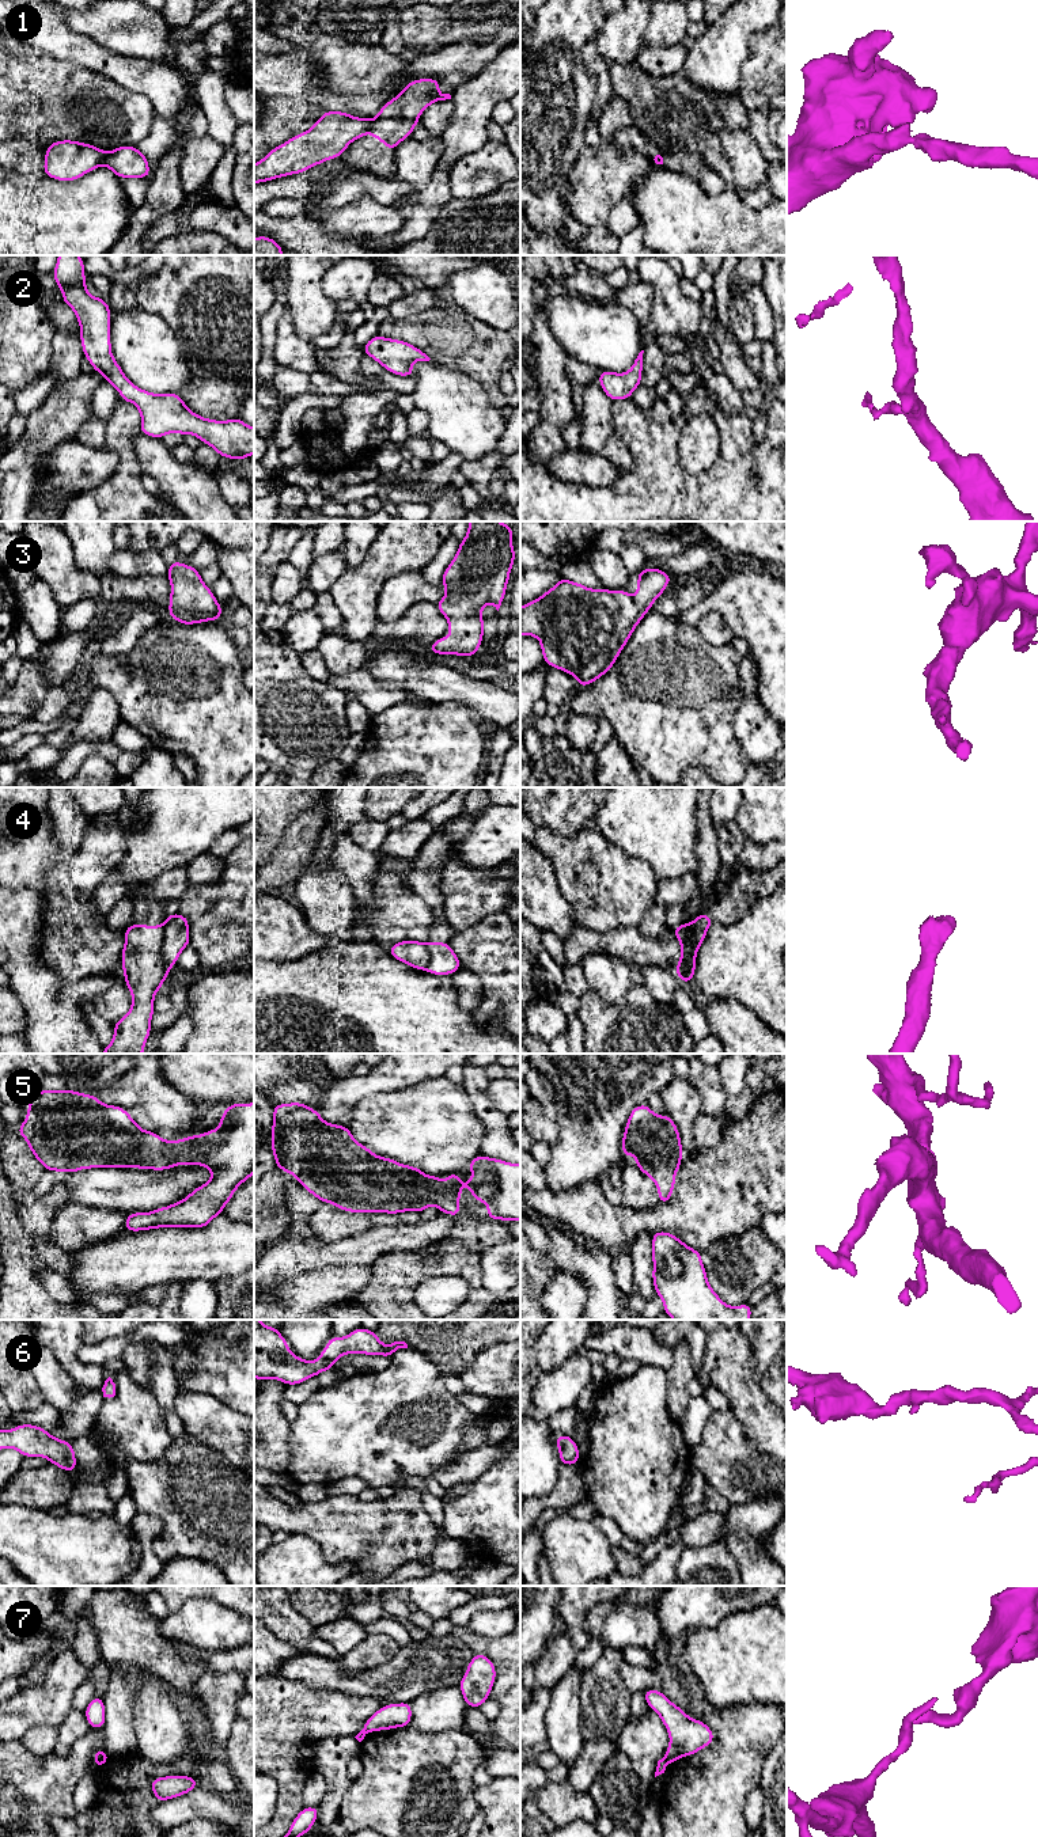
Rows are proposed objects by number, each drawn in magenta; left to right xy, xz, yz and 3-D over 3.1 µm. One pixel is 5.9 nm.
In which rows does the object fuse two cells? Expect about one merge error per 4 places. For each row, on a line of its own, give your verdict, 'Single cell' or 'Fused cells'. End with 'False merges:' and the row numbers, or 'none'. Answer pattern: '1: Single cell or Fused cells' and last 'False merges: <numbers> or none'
1: Fused cells
2: Single cell
3: Single cell
4: Fused cells
5: Single cell
6: Single cell
7: Fused cells
False merges: 1, 4, 7

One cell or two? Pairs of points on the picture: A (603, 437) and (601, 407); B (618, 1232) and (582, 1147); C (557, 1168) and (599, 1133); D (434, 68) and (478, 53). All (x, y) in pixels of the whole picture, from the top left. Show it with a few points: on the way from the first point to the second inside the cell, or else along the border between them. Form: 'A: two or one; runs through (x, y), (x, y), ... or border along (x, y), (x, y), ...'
A: one; runs through (602, 431), (601, 414)
B: two; border along (598, 1179), (584, 1181), (565, 1191)
C: one; runs through (568, 1164), (588, 1143)
D: one; runs through (444, 64), (455, 59), (468, 57)

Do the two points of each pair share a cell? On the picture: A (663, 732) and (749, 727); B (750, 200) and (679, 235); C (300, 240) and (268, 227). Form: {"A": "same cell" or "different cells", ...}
{"A": "different cells", "B": "different cells", "C": "same cell"}

